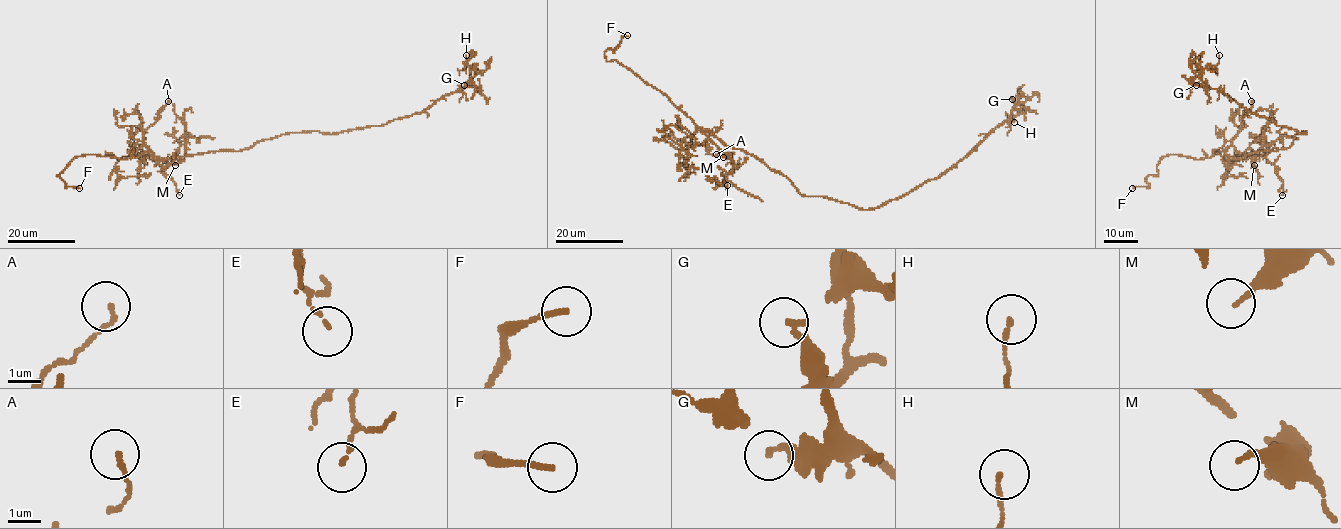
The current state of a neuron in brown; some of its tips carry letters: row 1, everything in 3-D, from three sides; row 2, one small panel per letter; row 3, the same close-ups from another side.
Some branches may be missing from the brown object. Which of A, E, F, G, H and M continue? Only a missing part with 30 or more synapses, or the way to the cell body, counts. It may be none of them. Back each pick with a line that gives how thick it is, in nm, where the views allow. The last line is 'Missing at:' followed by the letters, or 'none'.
F: 160 nm
Missing at: F

